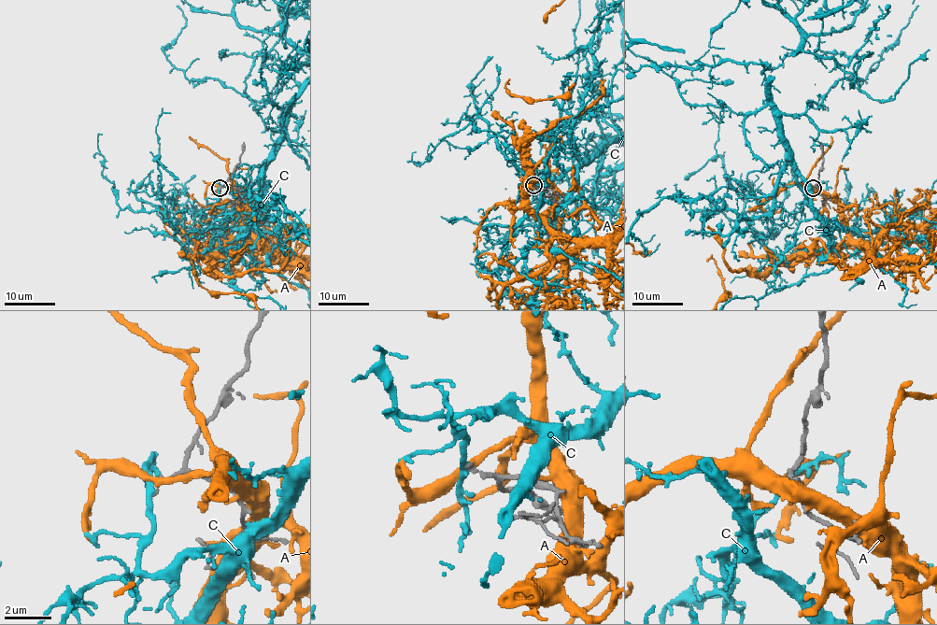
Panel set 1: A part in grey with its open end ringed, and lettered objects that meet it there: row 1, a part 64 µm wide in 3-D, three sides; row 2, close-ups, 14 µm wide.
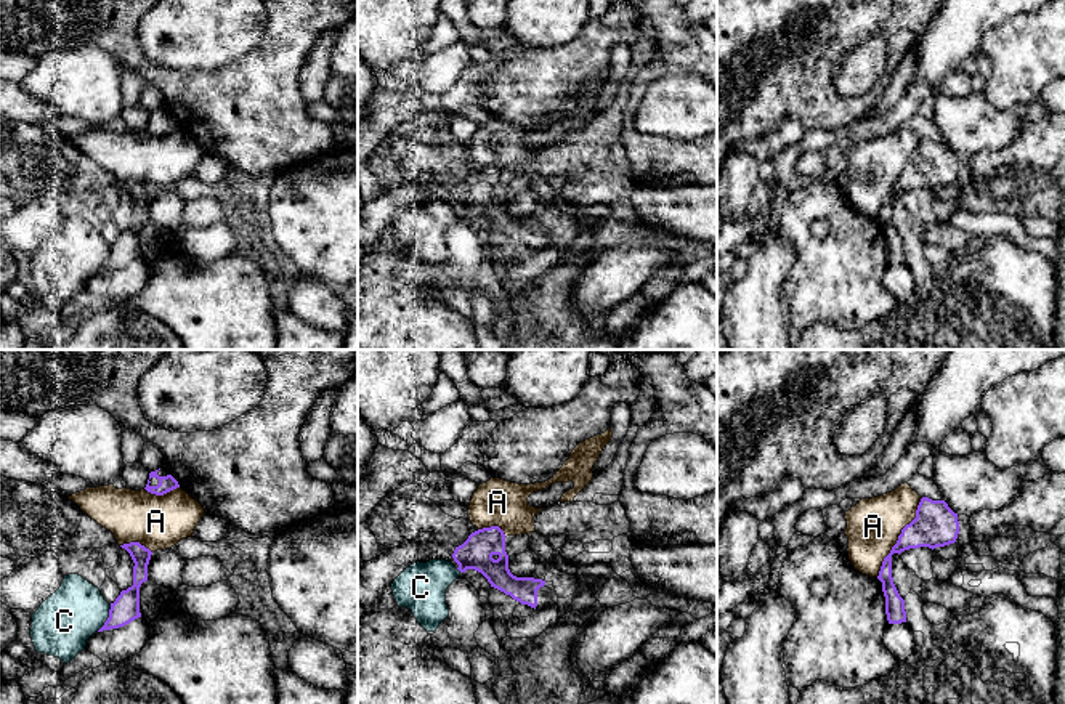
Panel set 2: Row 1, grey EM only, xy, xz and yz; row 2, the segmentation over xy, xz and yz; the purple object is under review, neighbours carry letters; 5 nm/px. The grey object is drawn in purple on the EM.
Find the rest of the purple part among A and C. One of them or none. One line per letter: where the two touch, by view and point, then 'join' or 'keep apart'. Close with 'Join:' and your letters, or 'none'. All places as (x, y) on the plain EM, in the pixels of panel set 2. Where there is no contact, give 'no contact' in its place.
A: yz (898, 178) | keep apart
C: xy (108, 258) | keep apart
Join: none

